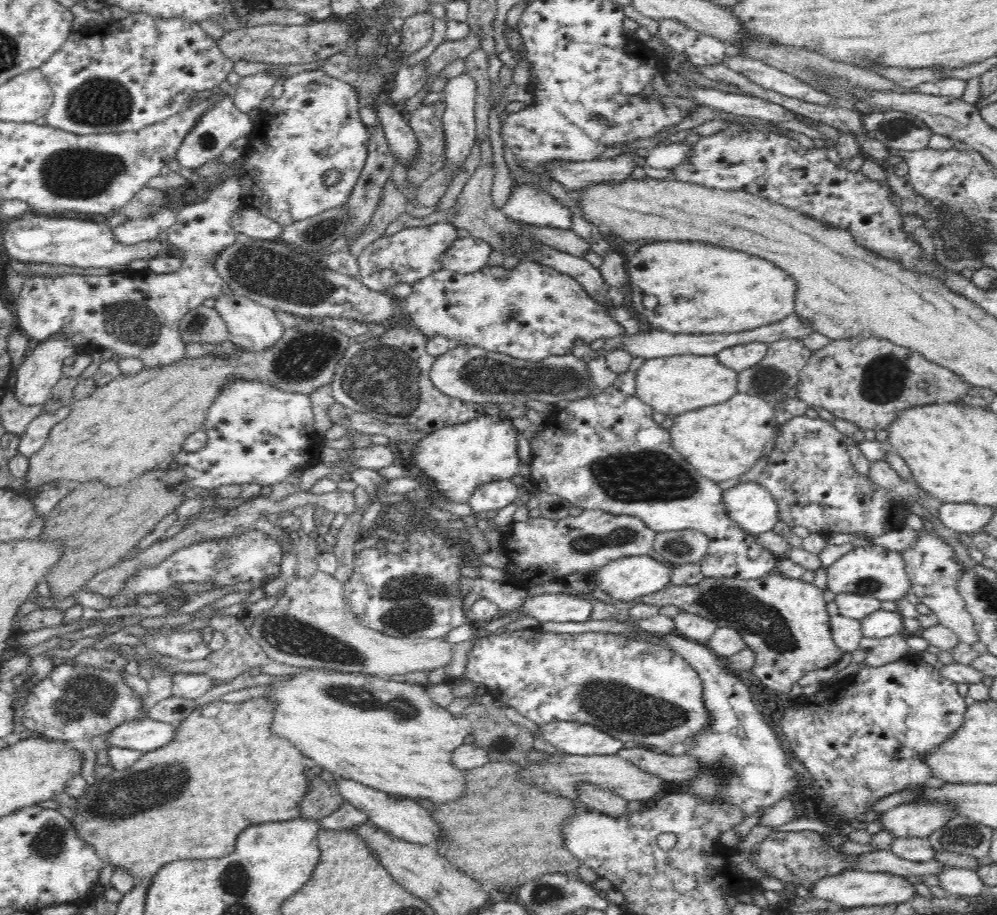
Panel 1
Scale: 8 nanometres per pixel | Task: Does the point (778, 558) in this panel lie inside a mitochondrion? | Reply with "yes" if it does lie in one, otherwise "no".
no

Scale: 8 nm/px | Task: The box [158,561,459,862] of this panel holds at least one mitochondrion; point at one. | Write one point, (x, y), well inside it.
(411, 603)

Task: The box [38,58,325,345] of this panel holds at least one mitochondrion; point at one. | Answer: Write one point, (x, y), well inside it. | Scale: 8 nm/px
(101, 101)

